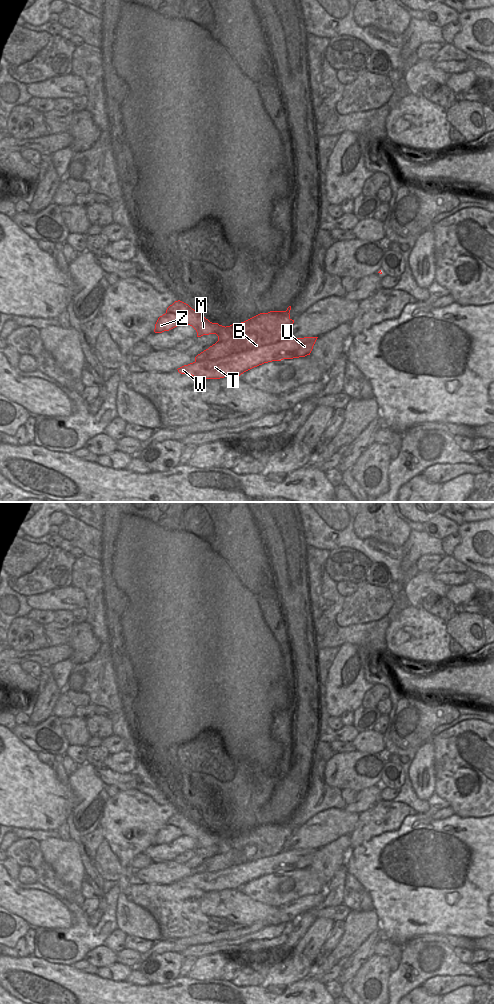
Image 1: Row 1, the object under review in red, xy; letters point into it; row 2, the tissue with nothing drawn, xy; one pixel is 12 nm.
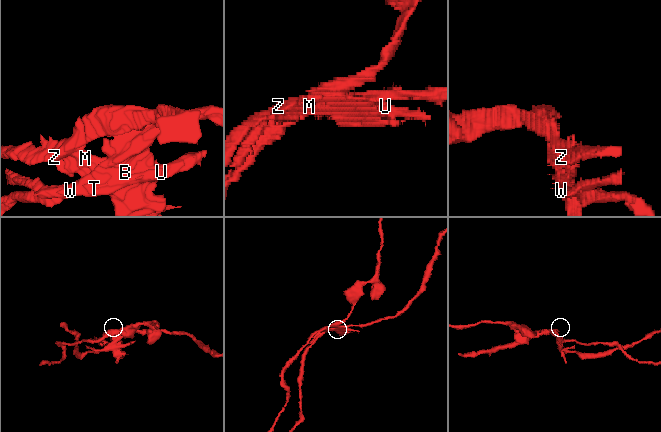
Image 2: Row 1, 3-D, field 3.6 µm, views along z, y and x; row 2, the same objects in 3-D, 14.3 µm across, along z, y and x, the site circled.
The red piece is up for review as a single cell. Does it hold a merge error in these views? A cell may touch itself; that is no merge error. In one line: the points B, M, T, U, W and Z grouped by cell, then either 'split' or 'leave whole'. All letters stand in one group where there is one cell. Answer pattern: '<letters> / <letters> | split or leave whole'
B M T U W / Z | split

